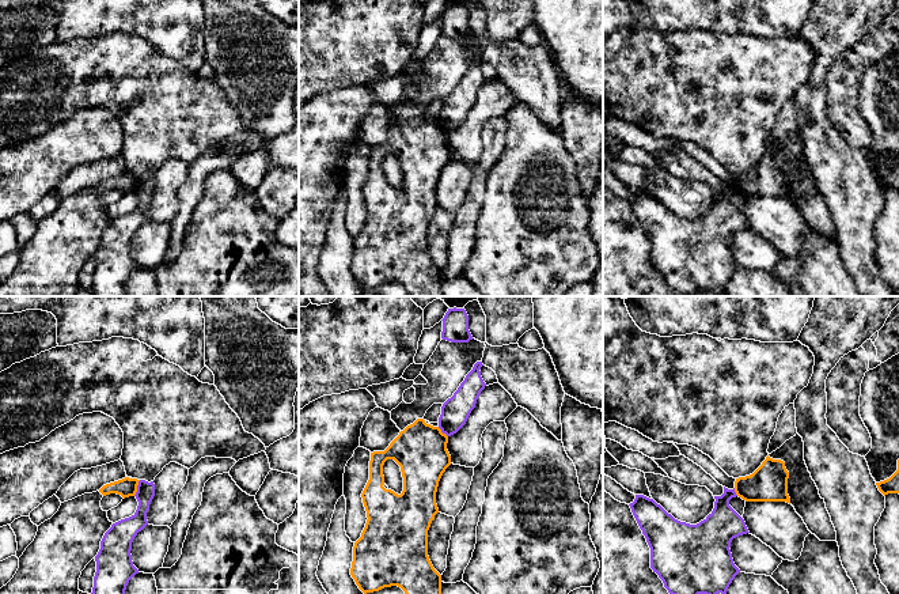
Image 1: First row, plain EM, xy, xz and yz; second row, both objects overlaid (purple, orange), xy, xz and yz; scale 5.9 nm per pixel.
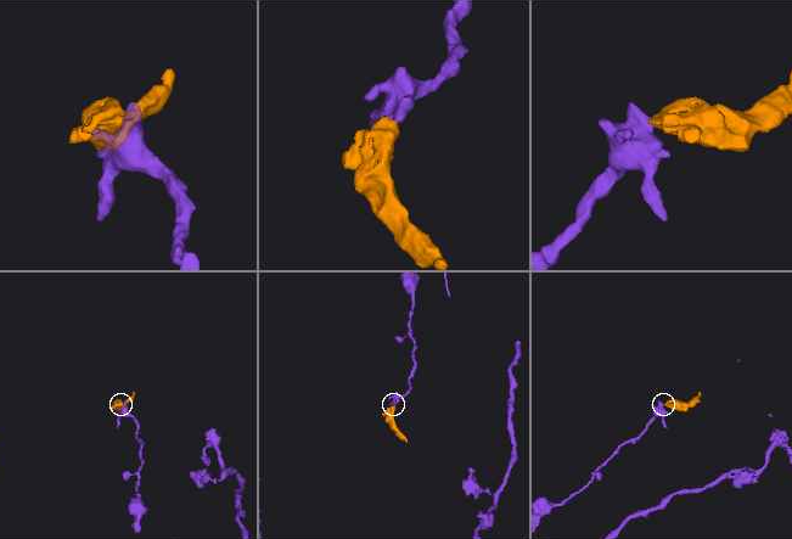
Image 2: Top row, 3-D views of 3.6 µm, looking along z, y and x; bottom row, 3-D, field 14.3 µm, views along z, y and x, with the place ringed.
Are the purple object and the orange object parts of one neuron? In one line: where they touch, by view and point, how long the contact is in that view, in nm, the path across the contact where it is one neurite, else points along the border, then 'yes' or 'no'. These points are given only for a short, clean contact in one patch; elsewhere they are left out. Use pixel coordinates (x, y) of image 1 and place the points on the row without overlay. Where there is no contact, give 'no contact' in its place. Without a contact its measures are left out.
xy (137, 184) | 100 nm | along xy (140, 176), (133, 190) | no

